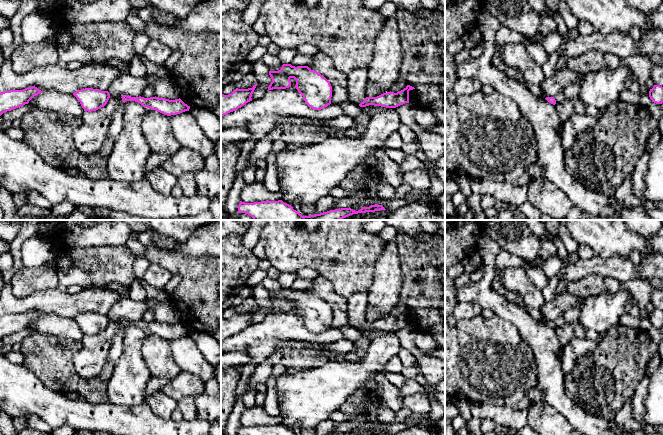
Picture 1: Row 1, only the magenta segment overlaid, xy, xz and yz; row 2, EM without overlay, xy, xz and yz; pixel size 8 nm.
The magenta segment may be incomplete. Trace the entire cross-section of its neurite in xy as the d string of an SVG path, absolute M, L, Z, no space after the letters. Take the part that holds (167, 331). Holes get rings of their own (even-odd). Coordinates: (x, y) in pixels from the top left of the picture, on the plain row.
M123 319L122 321L123 326L126 325L135 325L140 327L144 332L148 331L151 334L156 334L164 339L171 340L180 338L185 335L189 335L190 330L185 328L180 322L175 324L169 324L165 322L158 322L158 321L130 321L127 319Z

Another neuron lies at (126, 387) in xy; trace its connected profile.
M135 325L124 327L123 353L107 384L108 402L137 406L145 402L146 384L152 377L142 358L144 331Z

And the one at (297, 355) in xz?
M286 340L277 345L275 351L283 354L285 373L297 373L312 367L320 367L330 359L347 362L344 355L331 355L326 344L309 346L308 342Z

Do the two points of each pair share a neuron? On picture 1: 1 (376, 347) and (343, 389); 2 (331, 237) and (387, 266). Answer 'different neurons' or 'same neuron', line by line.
1: same neuron
2: different neurons

